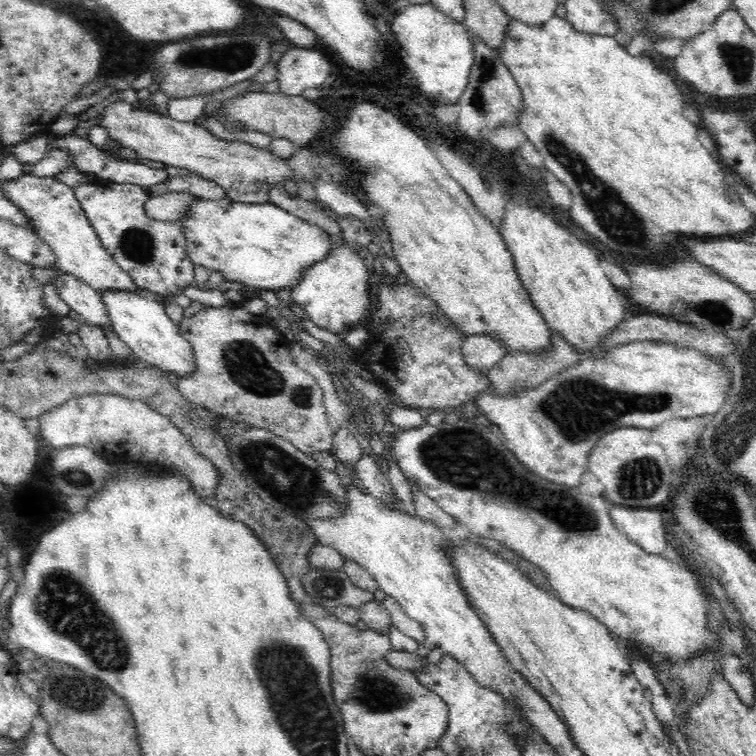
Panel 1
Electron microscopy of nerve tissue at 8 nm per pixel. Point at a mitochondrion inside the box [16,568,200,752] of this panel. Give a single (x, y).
(80, 694)

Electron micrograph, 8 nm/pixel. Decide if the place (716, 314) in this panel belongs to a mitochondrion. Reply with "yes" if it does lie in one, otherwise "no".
no

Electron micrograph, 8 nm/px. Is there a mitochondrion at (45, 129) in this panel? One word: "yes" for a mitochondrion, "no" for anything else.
no

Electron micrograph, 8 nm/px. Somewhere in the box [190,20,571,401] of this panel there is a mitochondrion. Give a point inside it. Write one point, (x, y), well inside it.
(487, 70)

